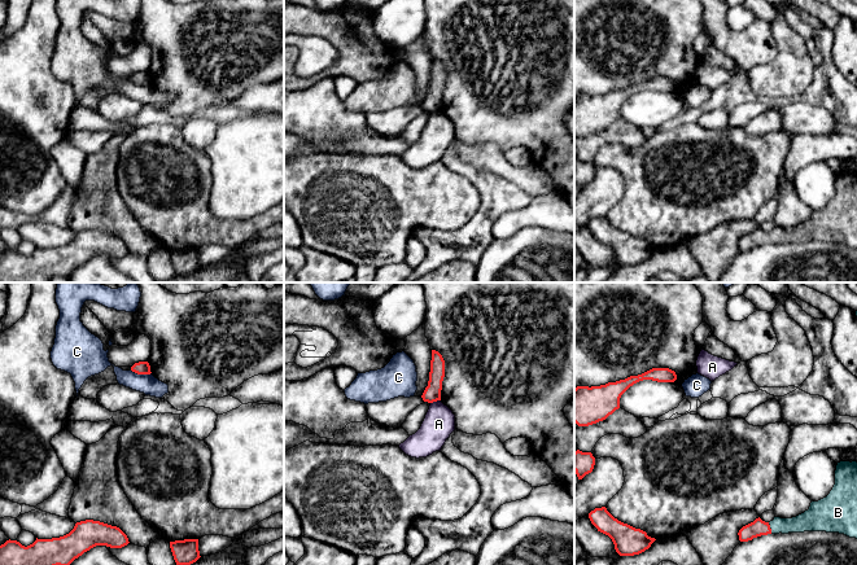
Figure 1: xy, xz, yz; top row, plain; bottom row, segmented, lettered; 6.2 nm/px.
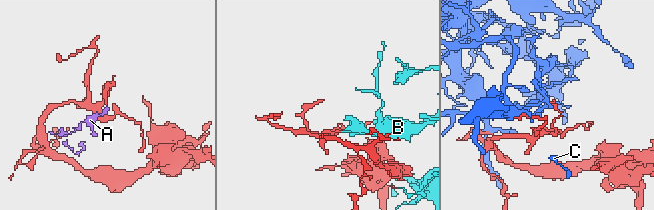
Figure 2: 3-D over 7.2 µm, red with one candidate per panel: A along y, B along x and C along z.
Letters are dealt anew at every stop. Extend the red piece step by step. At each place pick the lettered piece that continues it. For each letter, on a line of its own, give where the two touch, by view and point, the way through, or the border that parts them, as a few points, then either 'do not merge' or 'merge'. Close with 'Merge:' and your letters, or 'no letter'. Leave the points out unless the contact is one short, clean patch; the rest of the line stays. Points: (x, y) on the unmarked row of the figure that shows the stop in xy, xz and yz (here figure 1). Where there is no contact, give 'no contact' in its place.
A: xz (434, 110) | along xz (440, 109), (431, 113) | do not merge
B: yz (769, 237) | merge
C: xy (141, 83) | do not merge
Merge: B

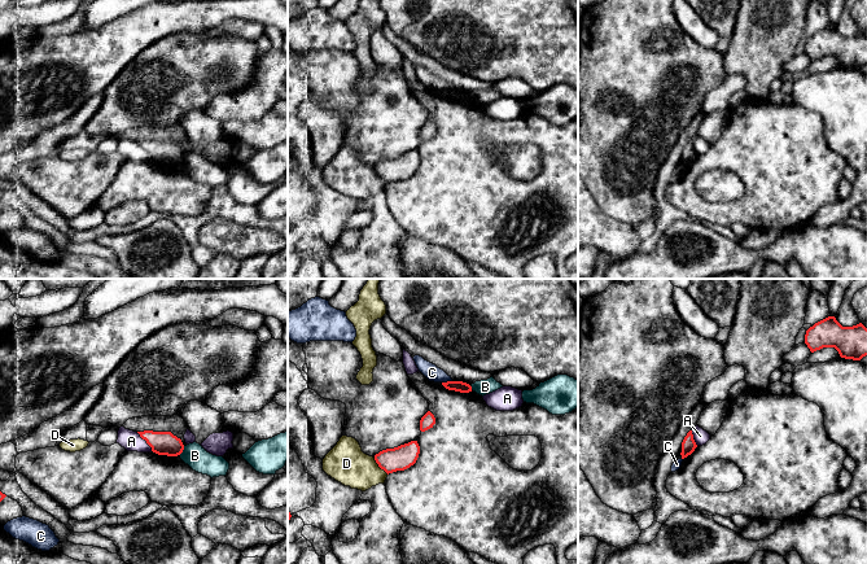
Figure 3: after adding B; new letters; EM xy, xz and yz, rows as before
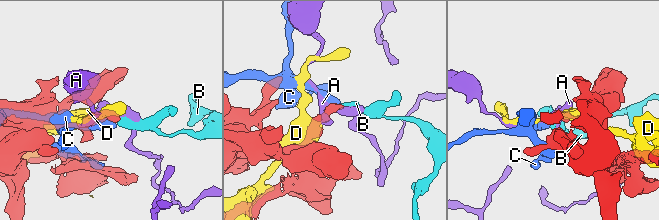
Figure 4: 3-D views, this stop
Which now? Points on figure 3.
A: xy (145, 149) | along xy (136, 141), (152, 160) | do not merge
B: xy (183, 158) | do not merge
C: xz (447, 91) | along xz (451, 90), (442, 92) | do not merge
D: xz (380, 176) | do not merge
Merge: no letter

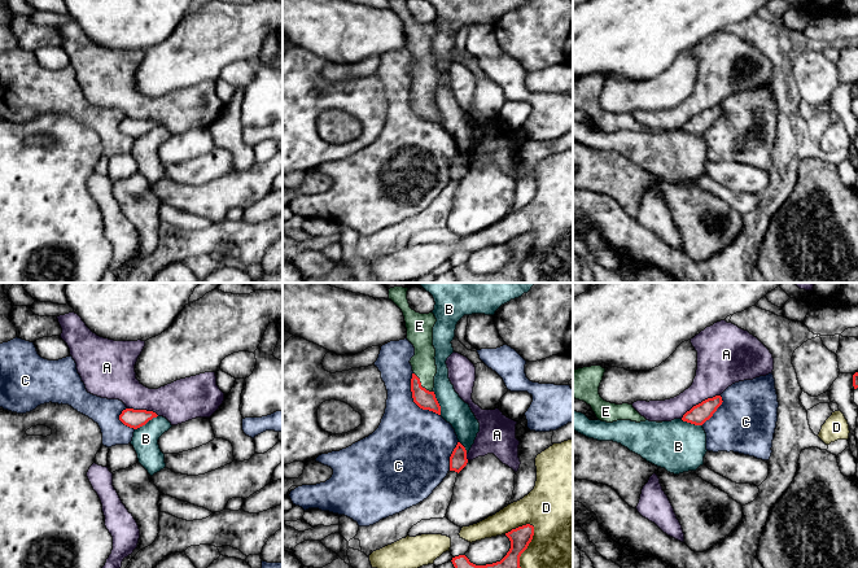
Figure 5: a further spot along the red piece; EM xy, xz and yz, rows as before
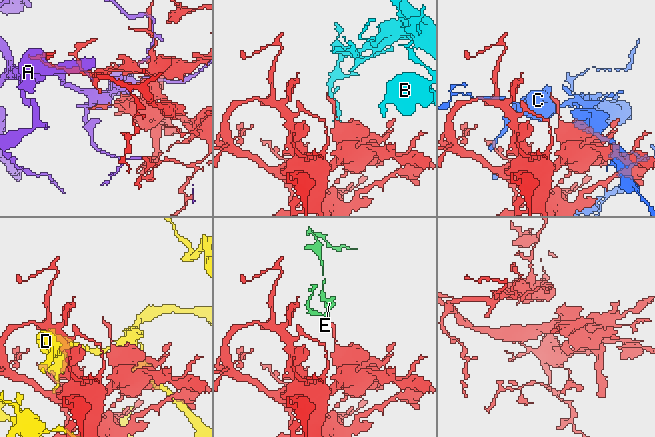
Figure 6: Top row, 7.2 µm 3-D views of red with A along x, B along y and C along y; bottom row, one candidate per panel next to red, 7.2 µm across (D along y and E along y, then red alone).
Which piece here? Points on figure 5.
A: yz (701, 112) | do not merge
B: xz (437, 112) | do not merge
C: xz (414, 109) | do not merge
D: xz (526, 257) | do not merge
E: xz (420, 94) | across xz (425, 109), (420, 94), (423, 71) | merge
Merge: E

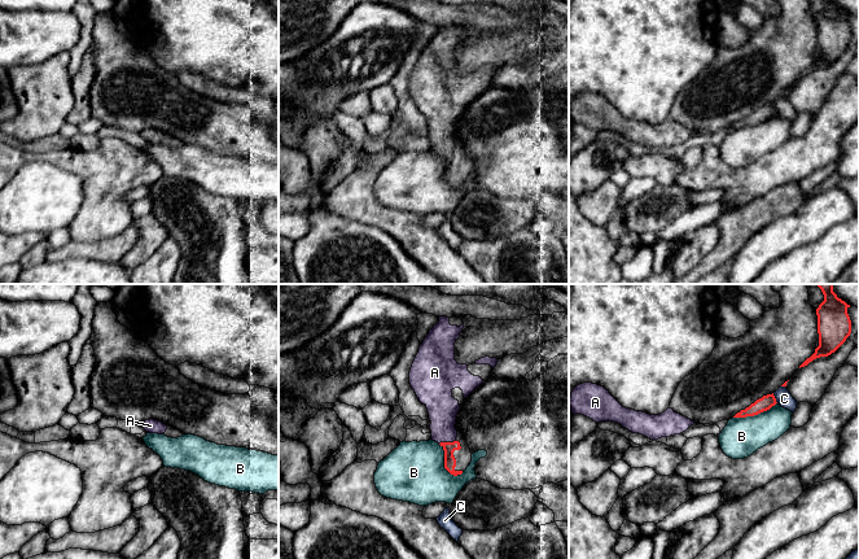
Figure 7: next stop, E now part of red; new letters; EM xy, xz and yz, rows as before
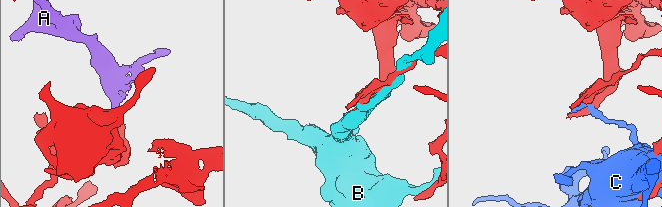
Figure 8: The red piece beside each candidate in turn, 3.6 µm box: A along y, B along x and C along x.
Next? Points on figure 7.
A: xz (447, 152) | across xz (450, 171), (447, 152), (443, 142), (442, 117) | merge
B: yz (754, 123) | do not merge
C: yz (775, 108) | do not merge
Merge: A

